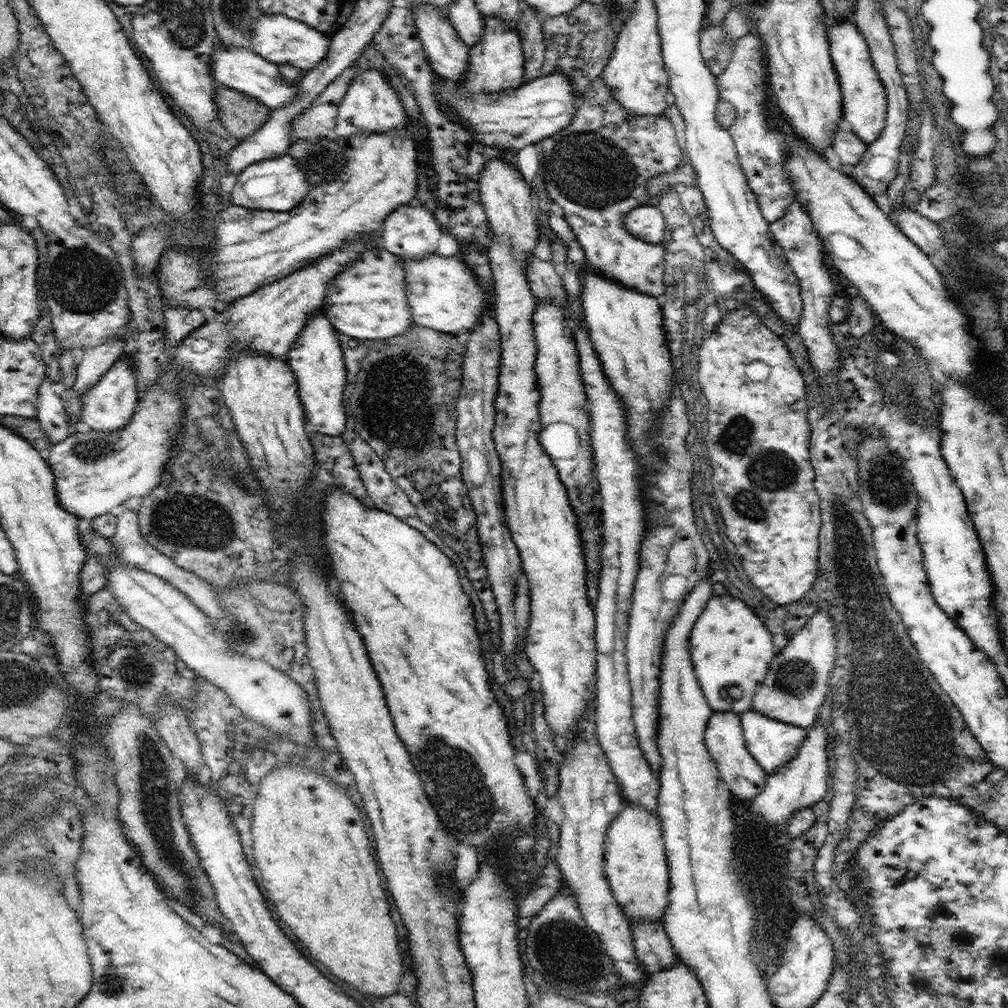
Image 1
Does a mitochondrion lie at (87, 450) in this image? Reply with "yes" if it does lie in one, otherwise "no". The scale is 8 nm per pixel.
yes

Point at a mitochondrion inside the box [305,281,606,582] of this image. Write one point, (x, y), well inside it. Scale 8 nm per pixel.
(397, 415)

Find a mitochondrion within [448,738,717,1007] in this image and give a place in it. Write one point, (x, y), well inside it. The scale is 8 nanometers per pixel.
(565, 952)

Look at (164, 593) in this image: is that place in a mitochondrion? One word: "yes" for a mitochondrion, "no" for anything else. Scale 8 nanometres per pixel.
no

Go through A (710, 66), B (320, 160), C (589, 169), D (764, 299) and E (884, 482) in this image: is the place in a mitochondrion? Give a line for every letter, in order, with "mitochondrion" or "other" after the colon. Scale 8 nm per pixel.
A: other
B: mitochondrion
C: mitochondrion
D: other
E: mitochondrion

